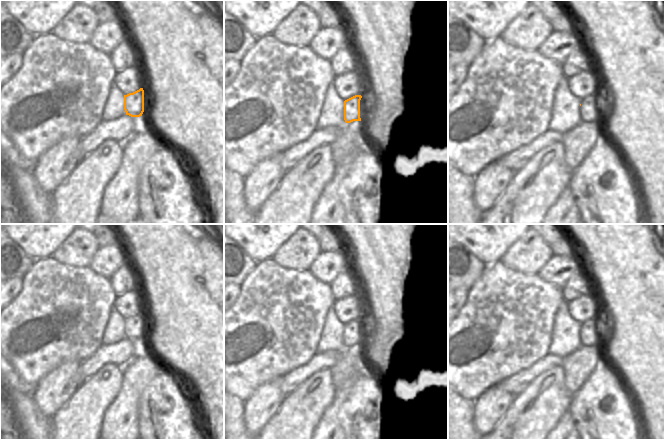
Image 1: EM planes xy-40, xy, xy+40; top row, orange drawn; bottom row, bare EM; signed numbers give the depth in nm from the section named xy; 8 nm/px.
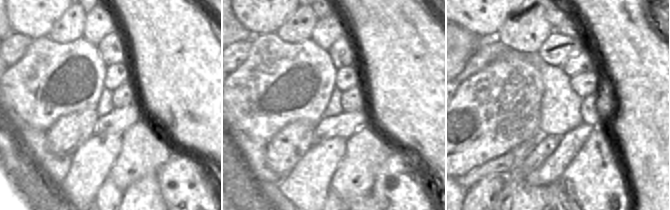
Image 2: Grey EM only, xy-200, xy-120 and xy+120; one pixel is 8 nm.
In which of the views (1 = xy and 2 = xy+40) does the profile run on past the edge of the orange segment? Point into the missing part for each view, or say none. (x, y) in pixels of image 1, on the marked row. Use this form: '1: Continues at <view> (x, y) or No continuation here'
1: Continues at xy (367, 111)
2: No continuation here.

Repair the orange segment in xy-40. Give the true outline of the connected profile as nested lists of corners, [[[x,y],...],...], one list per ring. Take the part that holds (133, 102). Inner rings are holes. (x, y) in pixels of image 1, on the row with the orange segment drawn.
[[[139,90],[124,95],[124,110],[126,115],[140,117],[144,112],[144,90]]]

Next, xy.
[[[372,94],[355,95],[344,101],[344,120],[346,123],[362,121],[373,123],[376,120],[374,98]]]

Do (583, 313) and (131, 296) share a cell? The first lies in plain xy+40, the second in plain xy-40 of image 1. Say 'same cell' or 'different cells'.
same cell

